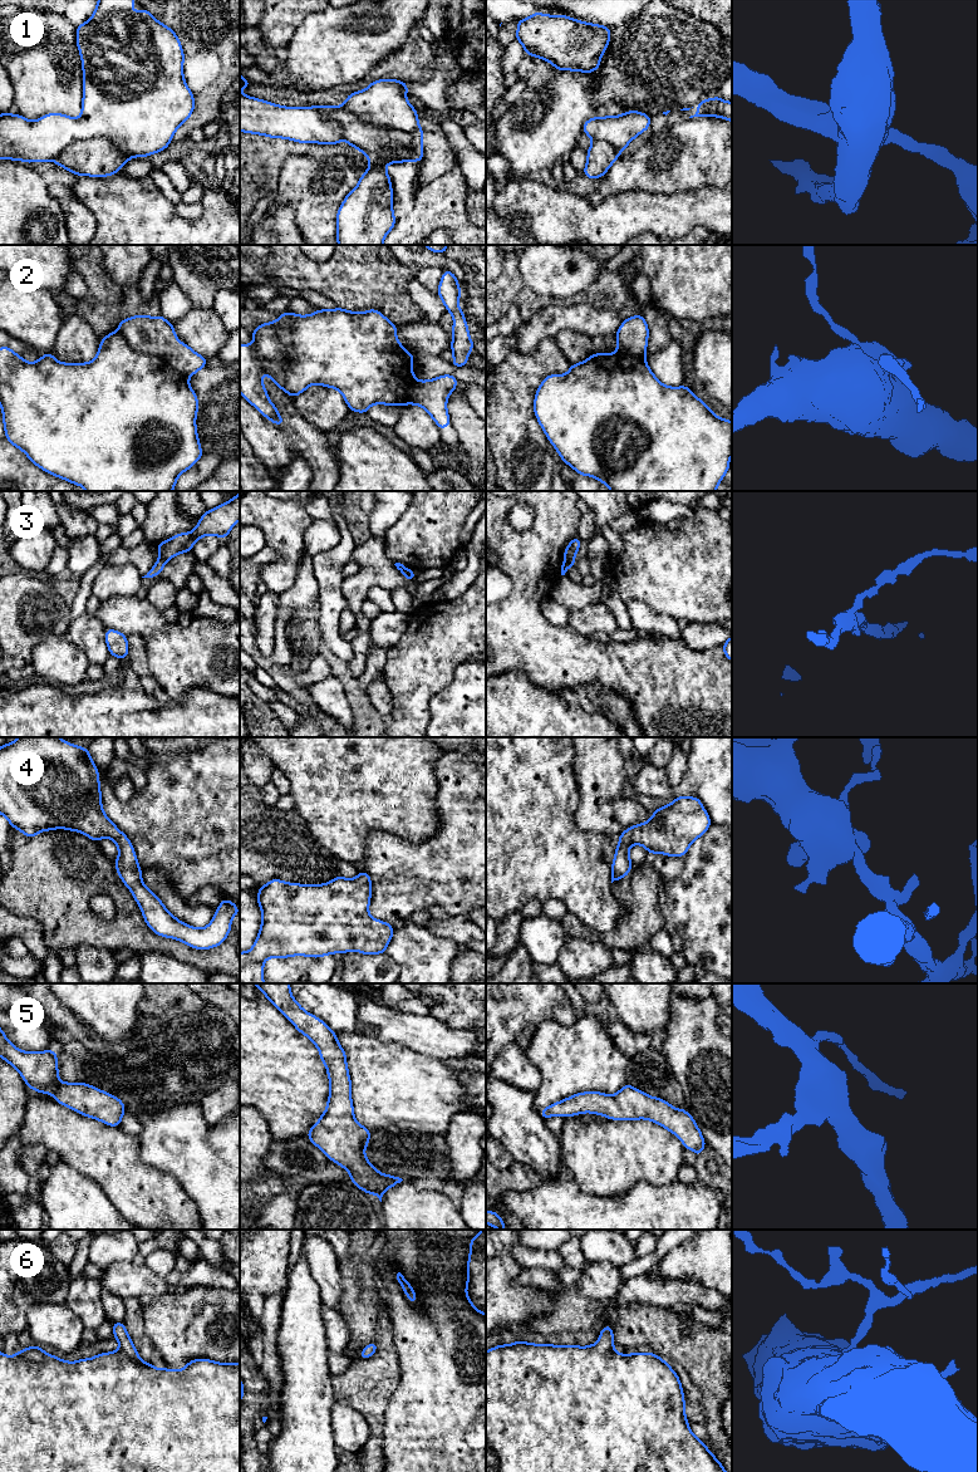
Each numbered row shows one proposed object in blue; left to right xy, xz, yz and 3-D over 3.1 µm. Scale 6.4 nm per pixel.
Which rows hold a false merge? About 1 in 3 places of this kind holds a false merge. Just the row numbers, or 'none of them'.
1, 3

